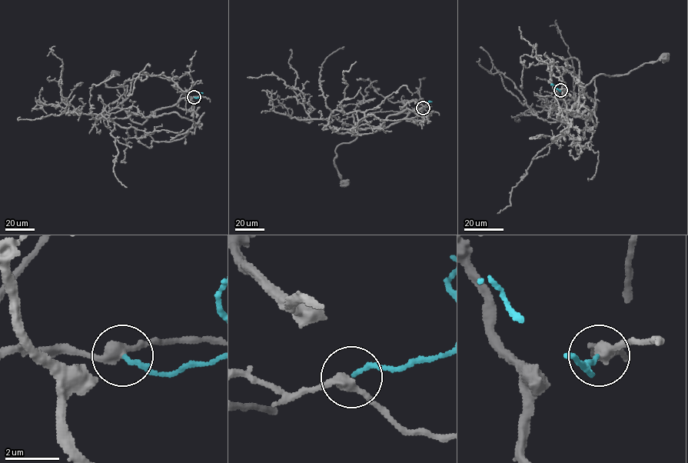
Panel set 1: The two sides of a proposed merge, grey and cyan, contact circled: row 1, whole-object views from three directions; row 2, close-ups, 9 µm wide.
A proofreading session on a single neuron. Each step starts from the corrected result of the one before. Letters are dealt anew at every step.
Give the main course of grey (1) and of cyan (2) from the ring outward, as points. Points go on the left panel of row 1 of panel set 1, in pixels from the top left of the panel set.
1: (194, 97), (150, 117), (101, 118), (127, 91), (127, 85), (105, 86), (114, 73)
2: (194, 97), (199, 98), (199, 94), (203, 92)

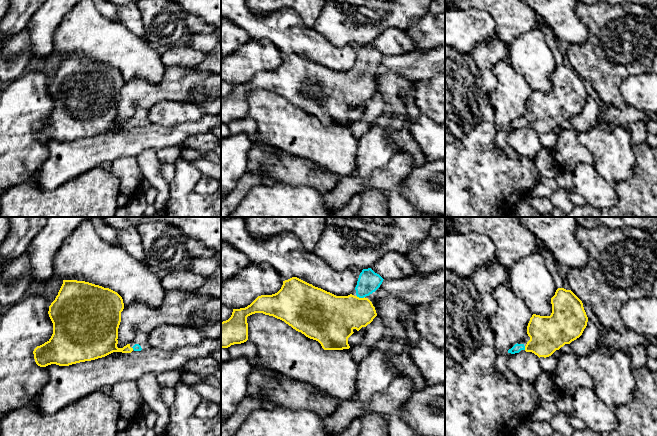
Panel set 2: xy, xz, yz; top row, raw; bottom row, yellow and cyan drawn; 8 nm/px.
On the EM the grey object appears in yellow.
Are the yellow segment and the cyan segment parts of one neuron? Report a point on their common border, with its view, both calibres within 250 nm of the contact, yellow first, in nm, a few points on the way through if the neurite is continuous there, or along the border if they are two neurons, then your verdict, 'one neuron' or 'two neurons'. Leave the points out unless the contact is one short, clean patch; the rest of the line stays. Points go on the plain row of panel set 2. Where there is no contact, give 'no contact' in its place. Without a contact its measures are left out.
meets yellow in xz at (360, 74); 340 nm thick on the yellow side, 180 nm on the other; runs through xz (335, 92), (345, 89), (360, 74), (361, 68), (368, 58); one neuron

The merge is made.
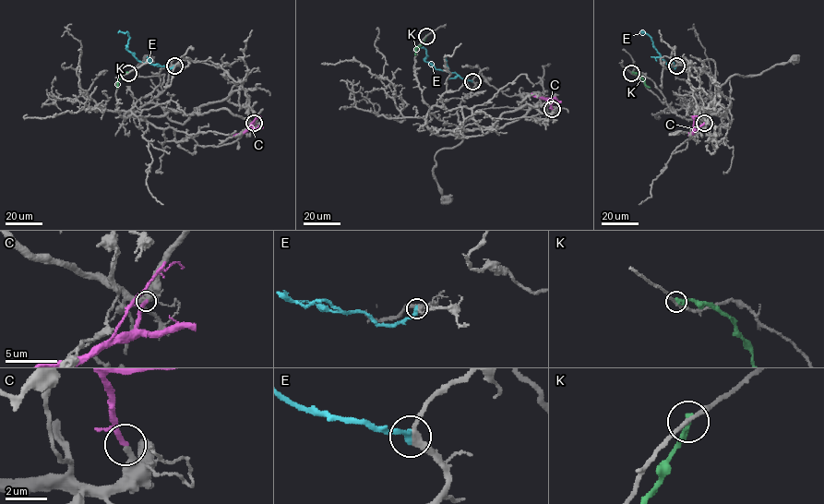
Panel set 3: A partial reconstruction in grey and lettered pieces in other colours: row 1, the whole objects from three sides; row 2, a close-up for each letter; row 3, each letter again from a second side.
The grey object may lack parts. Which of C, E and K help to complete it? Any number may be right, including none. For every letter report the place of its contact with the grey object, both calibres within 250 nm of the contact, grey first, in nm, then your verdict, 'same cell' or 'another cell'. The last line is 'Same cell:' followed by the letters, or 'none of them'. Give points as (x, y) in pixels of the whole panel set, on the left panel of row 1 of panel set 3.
C: (254, 123) | 340/200 nm | another cell
E: (174, 66) | 360/380 nm | same cell
K: (128, 73) | 190/300 nm | another cell
Same cell: E

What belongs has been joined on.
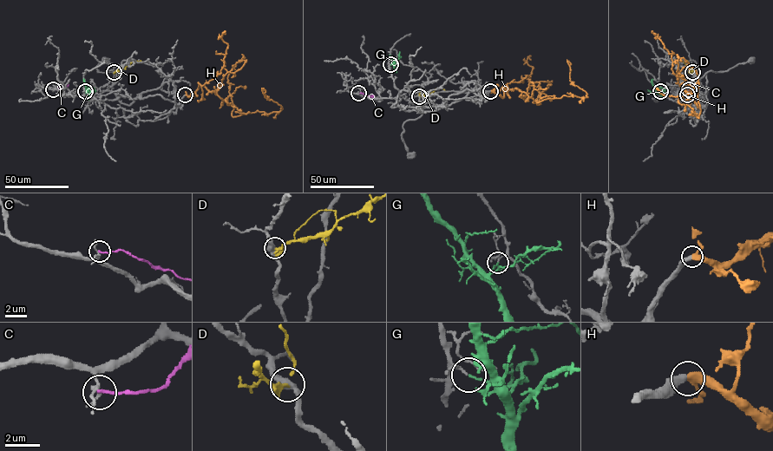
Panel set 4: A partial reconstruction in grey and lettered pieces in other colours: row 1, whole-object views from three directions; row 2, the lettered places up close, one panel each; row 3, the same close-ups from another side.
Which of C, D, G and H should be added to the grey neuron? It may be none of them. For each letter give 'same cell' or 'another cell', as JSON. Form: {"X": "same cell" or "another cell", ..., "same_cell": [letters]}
{"C": "another cell", "D": "another cell", "G": "another cell", "H": "same cell", "same_cell": ["H"]}

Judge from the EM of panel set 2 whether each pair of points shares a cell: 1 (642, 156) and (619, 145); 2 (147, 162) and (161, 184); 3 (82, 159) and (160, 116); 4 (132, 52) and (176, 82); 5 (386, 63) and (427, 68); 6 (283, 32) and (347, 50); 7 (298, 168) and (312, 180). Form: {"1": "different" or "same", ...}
{"1": "different", "2": "same", "3": "different", "4": "different", "5": "same", "6": "same", "7": "same"}

